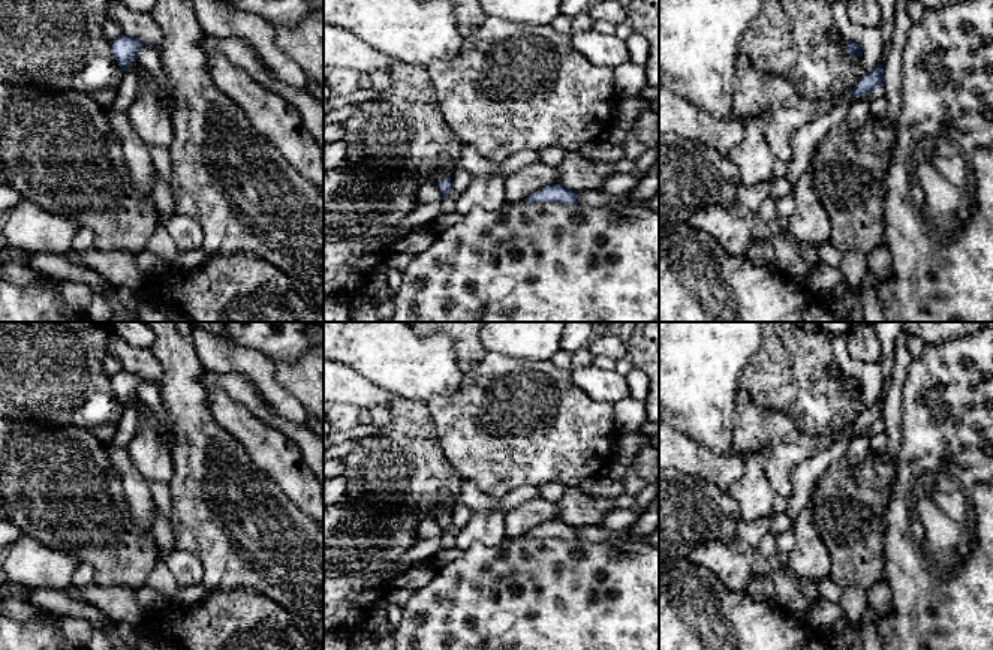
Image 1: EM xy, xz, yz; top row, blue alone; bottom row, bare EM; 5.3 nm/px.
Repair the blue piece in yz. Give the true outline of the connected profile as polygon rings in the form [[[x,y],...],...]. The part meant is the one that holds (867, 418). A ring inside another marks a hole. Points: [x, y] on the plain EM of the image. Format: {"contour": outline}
{"contour": [[[878,400],[872,409],[864,409],[855,422],[836,434],[833,434],[833,442],[843,440],[849,437],[852,433],[858,433],[864,428],[873,427],[881,422],[884,413],[884,401]]]}

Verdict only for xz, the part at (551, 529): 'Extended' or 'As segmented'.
As segmented

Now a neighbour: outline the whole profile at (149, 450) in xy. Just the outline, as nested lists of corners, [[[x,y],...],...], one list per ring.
[[[138,401],[138,430],[129,442],[132,463],[147,484],[169,484],[174,475],[168,428],[144,403]]]

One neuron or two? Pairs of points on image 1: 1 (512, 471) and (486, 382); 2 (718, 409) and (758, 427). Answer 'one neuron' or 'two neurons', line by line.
1: one neuron
2: two neurons

